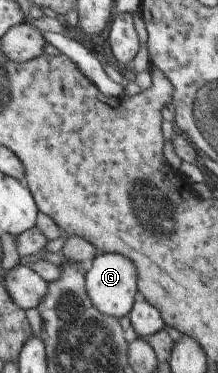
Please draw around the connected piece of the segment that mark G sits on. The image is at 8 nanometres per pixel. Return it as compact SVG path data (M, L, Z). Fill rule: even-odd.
M107 252L92 259L91 267L85 275L85 289L92 304L102 314L119 320L130 312L135 299L138 298L136 281L137 272L134 263L120 253Z

